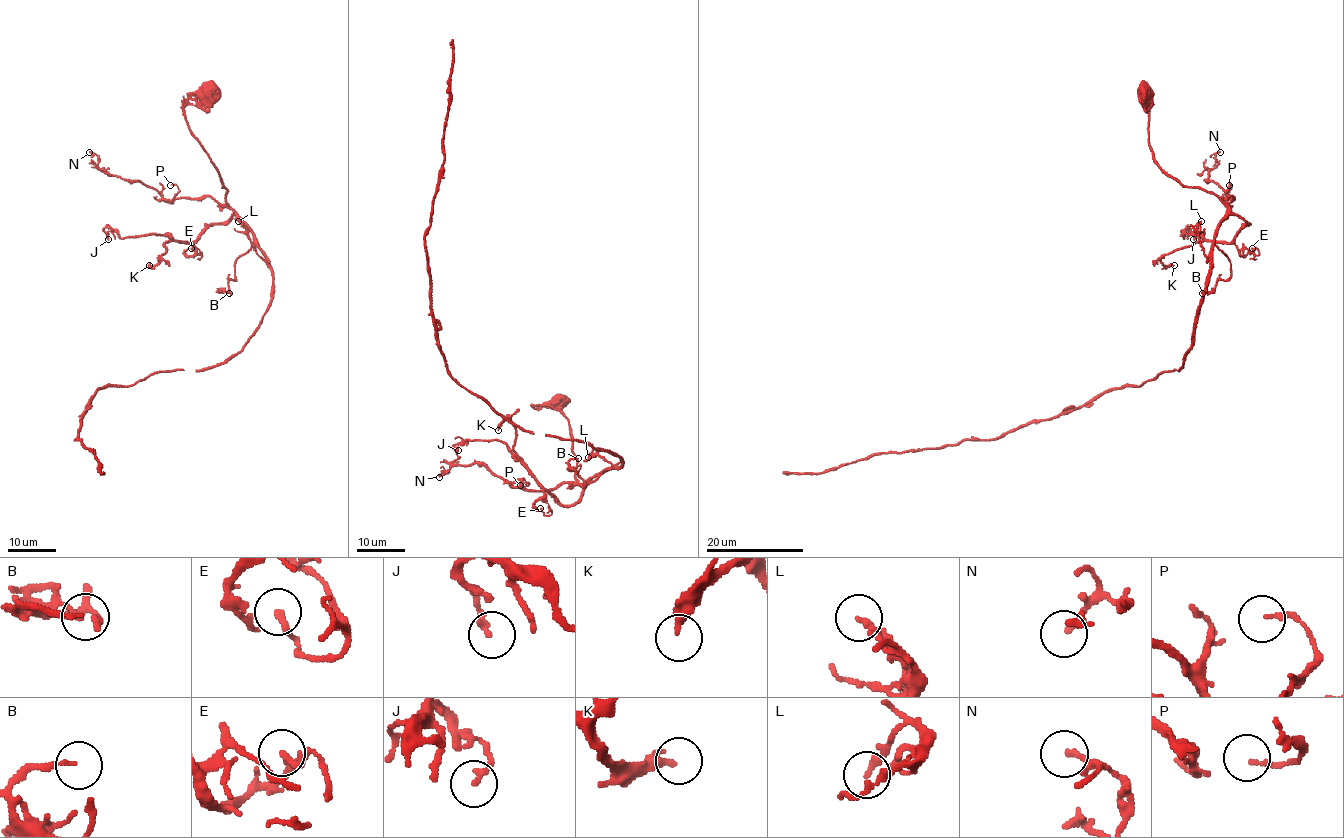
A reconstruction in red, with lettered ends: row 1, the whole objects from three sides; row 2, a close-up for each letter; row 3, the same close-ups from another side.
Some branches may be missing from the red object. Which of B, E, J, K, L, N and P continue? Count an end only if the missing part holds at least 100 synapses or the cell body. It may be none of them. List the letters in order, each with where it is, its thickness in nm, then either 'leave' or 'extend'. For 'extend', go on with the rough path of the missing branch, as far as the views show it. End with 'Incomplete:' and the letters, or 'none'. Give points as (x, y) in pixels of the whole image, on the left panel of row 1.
B: place (229, 293); calibre 140 nm; leave
E: place (191, 248); calibre 220 nm; leave
J: place (108, 239); calibre 180 nm; leave
K: place (149, 265); calibre 280 nm; leave
L: place (238, 221); calibre 190 nm; leave
N: place (89, 152); calibre 170 nm; leave
P: place (170, 185); calibre 110 nm; leave
Incomplete: none

